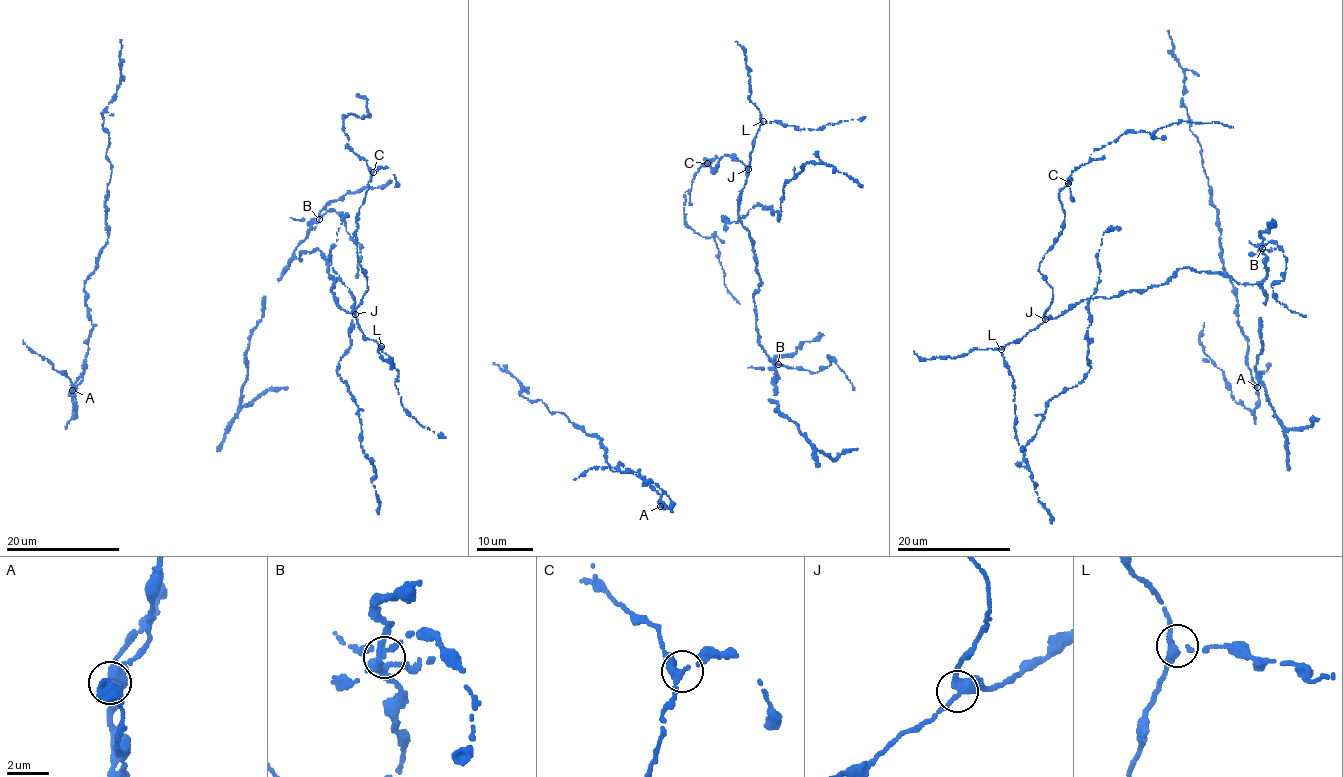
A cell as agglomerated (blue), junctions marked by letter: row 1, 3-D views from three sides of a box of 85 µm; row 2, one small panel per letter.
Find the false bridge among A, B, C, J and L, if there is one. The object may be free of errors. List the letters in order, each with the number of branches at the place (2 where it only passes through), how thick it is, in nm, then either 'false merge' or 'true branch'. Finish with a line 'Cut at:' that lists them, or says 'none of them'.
A: branches 3; calibre 320 nm; true branch
B: branches 3; calibre 240 nm; false merge
C: branches 3; calibre 300 nm; true branch
J: branches 3; calibre 360 nm; true branch
L: branches 3; calibre 280 nm; true branch
Cut at: B

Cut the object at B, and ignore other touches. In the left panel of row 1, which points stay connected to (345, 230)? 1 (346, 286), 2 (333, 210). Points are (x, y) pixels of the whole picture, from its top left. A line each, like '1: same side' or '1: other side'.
1: other side
2: same side

